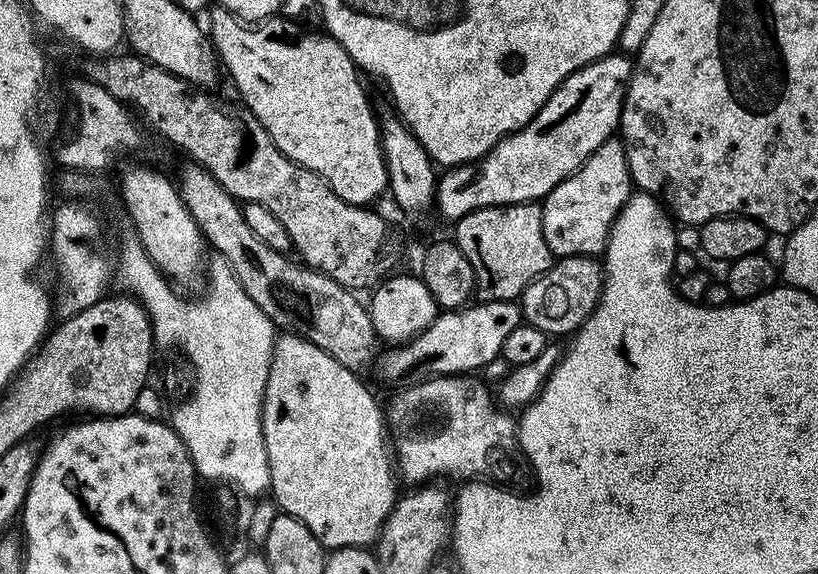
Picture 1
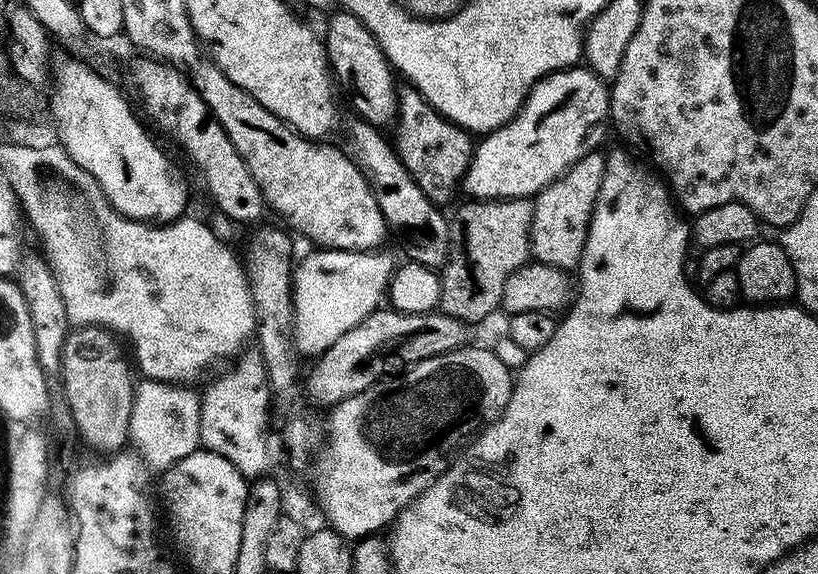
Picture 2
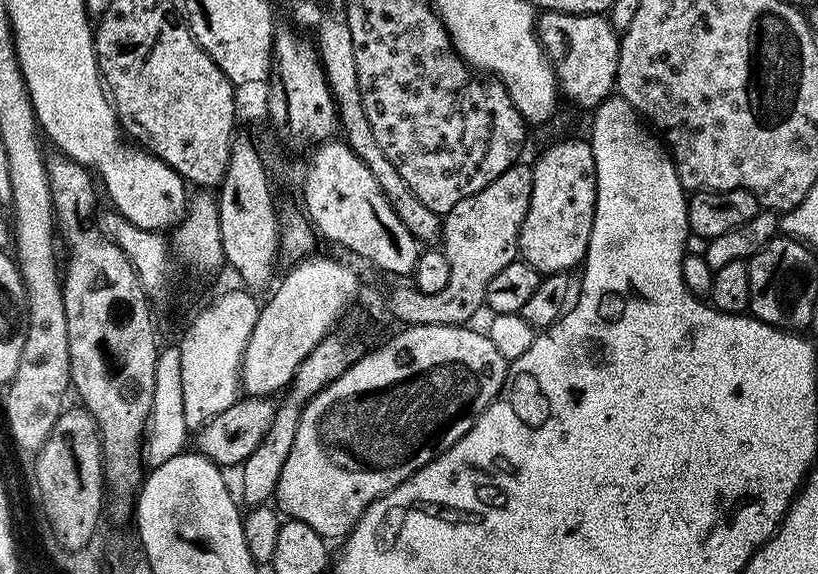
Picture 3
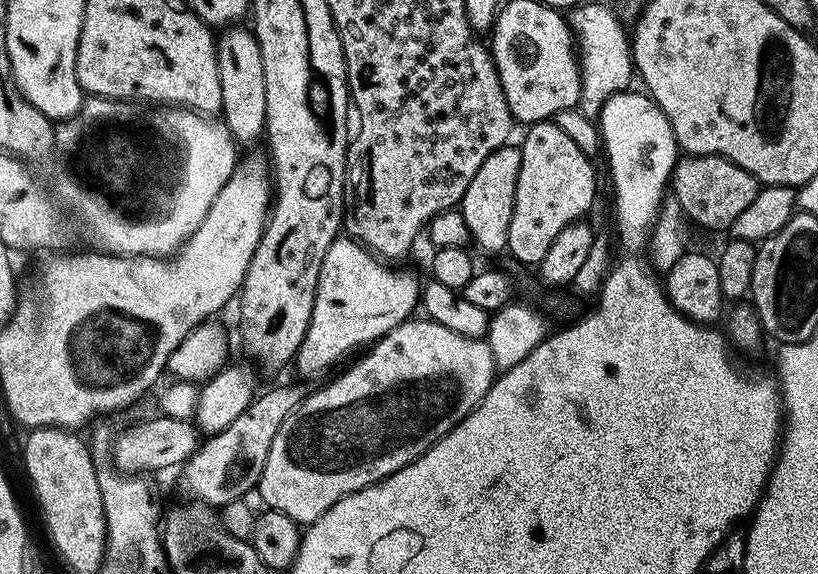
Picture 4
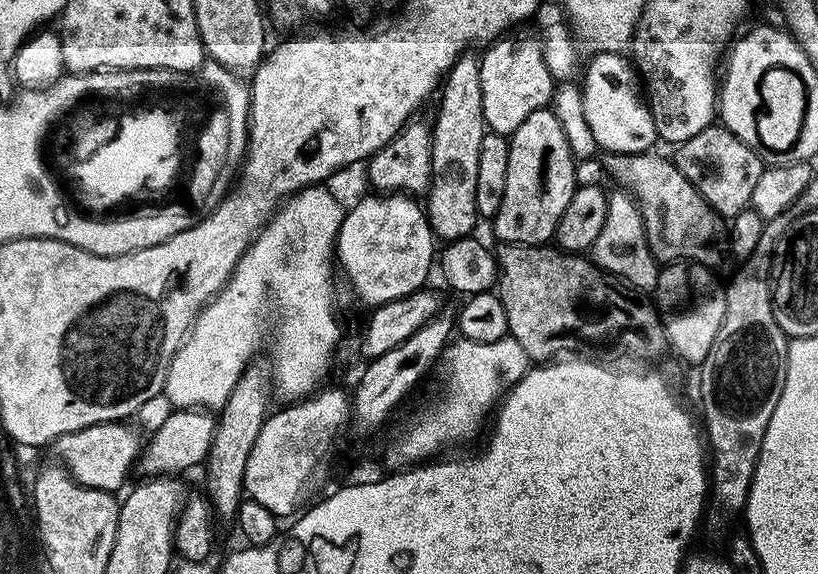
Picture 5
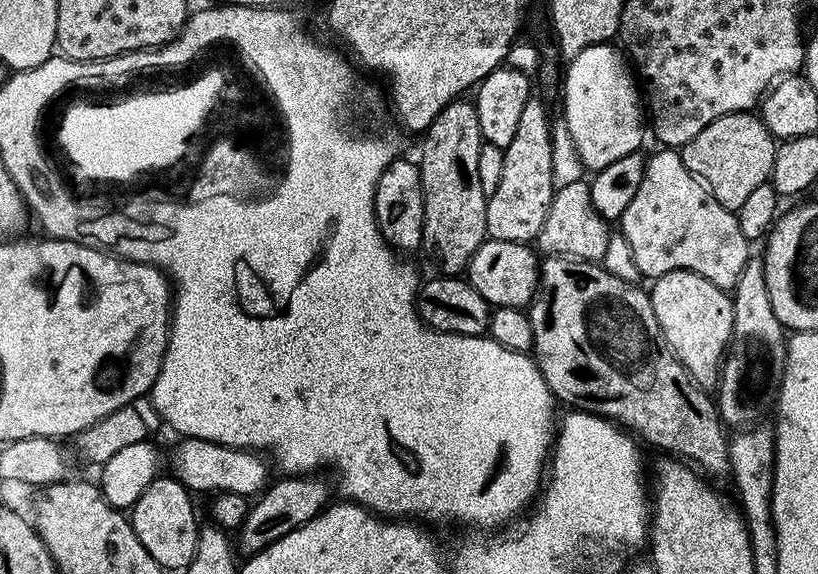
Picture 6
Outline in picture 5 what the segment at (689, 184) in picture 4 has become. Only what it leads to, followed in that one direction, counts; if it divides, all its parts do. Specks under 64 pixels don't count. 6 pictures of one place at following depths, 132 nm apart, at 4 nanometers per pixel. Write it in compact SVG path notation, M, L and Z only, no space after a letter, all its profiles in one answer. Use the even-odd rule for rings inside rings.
M713 126L694 134L687 142L675 149L674 163L678 170L696 188L698 194L721 218L733 218L751 205L751 195L766 169L760 155L746 142L737 138L729 128Z

